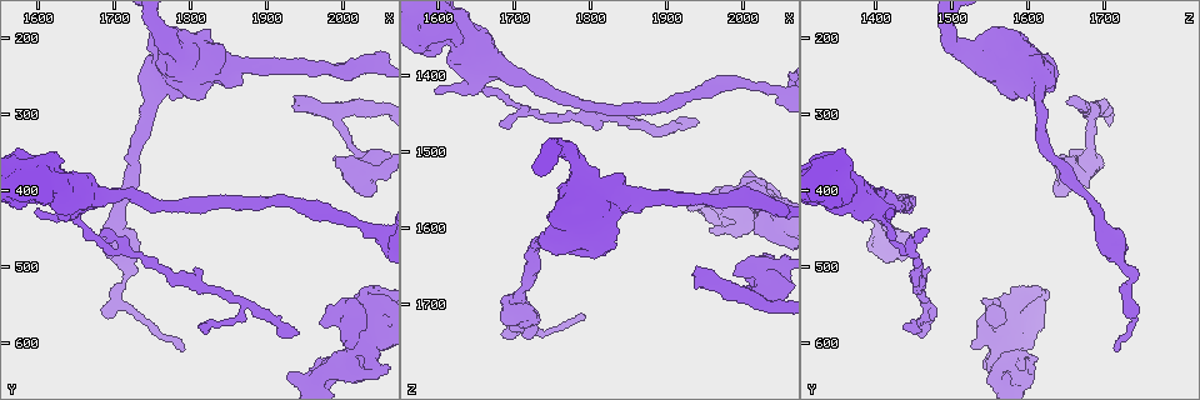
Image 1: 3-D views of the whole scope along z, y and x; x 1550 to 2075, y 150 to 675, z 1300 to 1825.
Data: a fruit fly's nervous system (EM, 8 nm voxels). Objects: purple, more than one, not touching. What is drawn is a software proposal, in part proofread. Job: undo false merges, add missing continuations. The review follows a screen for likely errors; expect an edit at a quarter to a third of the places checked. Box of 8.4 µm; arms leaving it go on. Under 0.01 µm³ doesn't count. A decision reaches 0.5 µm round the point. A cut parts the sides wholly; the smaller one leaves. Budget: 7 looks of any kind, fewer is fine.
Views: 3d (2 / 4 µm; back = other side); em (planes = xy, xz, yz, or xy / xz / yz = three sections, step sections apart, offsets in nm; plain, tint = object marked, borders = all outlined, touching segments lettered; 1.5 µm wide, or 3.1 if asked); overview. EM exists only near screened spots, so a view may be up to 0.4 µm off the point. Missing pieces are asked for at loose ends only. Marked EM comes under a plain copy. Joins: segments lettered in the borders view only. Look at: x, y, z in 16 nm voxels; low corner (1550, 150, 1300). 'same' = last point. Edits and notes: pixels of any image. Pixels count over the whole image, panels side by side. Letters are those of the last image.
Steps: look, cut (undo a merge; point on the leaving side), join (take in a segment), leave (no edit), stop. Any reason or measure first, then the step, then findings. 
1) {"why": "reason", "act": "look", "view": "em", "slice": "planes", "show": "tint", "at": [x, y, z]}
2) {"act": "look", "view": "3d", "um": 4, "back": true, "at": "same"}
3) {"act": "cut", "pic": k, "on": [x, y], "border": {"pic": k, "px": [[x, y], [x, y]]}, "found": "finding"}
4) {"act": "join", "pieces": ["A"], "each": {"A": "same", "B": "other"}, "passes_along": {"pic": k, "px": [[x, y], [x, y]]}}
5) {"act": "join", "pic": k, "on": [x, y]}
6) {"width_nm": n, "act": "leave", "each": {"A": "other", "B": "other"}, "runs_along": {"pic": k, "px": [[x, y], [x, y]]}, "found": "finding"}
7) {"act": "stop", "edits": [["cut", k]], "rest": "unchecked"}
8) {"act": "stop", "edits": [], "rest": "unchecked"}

{"why": "branch stops here", "act": "look", "view": "3d", "um": 2, "at": [1940, 275, 1660]}

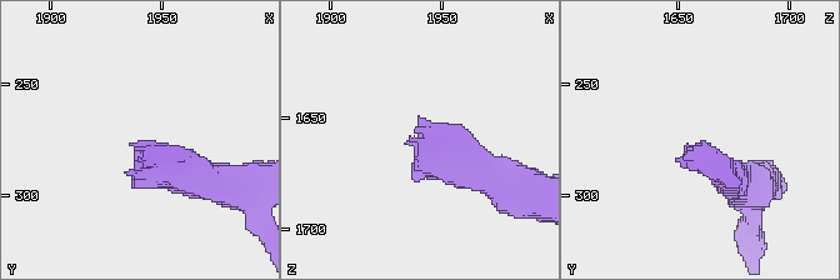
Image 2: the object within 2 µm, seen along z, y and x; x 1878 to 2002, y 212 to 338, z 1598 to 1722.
{"why": "need the tissue", "act": "look", "view": "em", "slice": "xy", "step": 4, "show": "tint", "at": [1935, 278, 1658]}

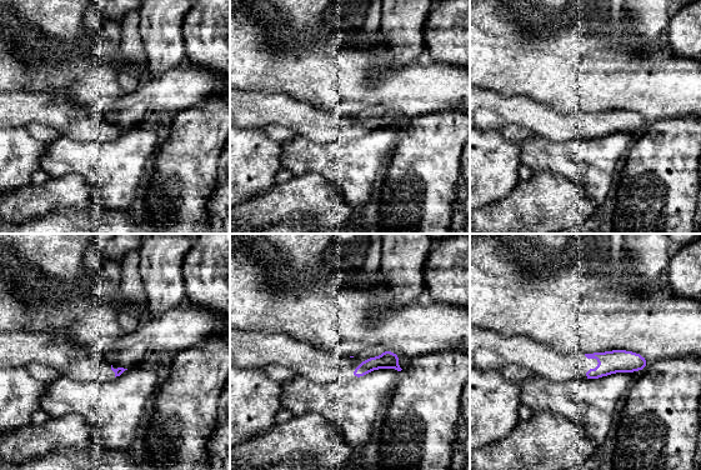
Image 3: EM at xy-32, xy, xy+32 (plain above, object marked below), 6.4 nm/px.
{"act": "look", "view": "em", "slice": "planes", "show": "borders", "at": "same"}

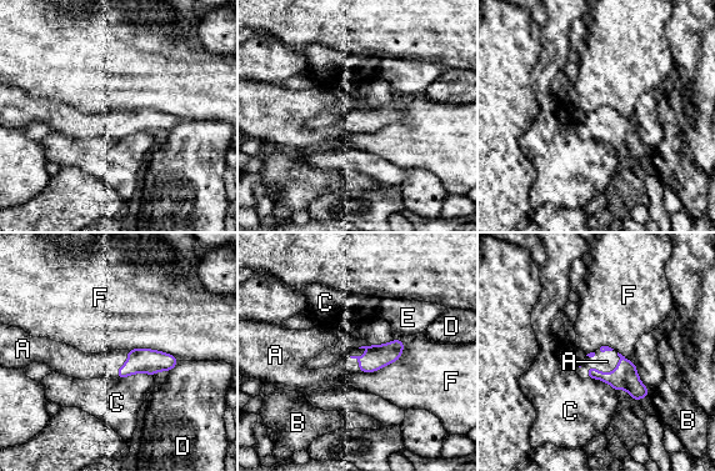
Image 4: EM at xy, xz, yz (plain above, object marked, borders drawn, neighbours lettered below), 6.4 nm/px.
{"longest_contact_nm": ["F", 360], "act": "join", "pieces": ["A"], "each": {"A": "same", "B": "other", "C": "other", "D": "other", "E": "other", "F": "other"}, "found": "it goes on there"}

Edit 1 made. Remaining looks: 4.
{"why": "branch stops here", "act": "look", "view": "3d", "um": 4, "at": [2045, 400, 1640]}

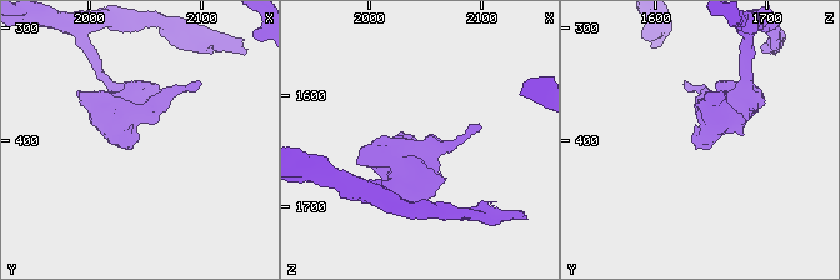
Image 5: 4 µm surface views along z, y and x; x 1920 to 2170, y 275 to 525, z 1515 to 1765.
{"act": "look", "view": "em", "slice": "yz", "step": 4, "show": "borders", "at": [2044, 400, 1642]}

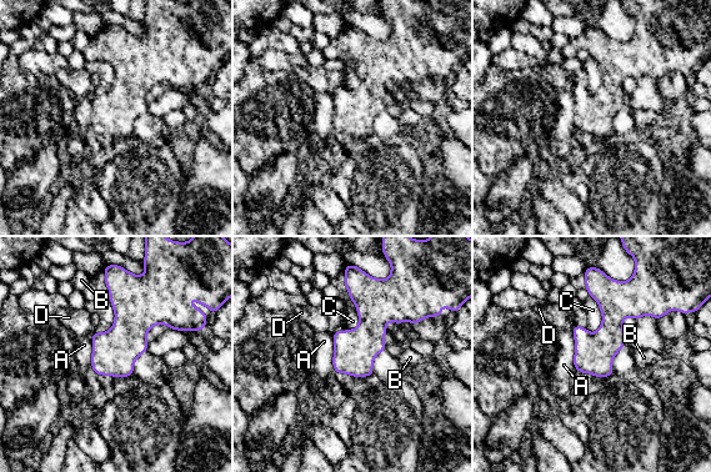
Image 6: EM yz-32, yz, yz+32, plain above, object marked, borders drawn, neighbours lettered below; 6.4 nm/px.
{"act": "leave", "each": {"A": "other", "B": "other", "C": "other", "D": "other"}, "border": {"pic": 6, "px": [[589, 296], [601, 314], [594, 334]]}, "found": "none of them fits"}

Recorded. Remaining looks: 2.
{"act": "stop", "edits": [["join", 4]], "rest": "unchecked"}

